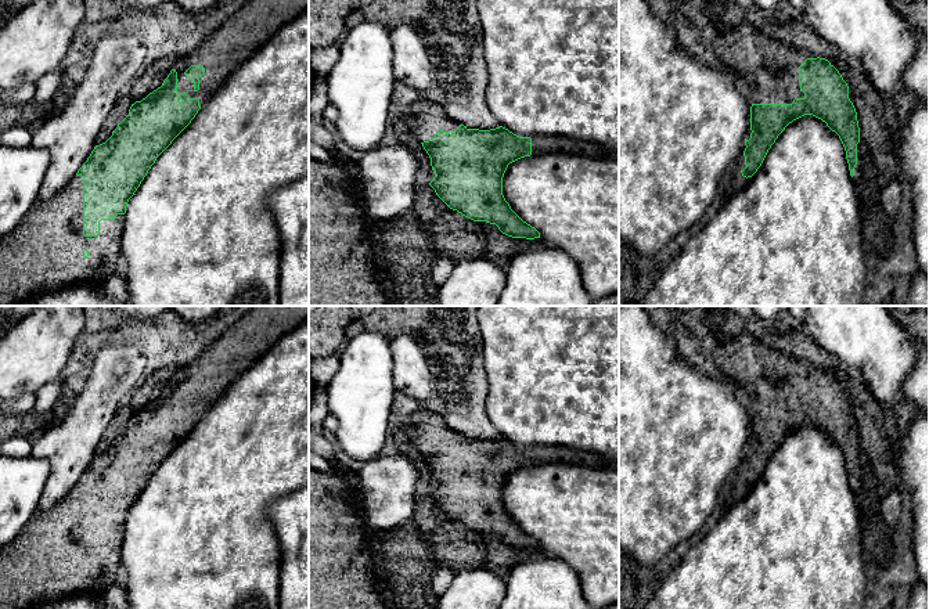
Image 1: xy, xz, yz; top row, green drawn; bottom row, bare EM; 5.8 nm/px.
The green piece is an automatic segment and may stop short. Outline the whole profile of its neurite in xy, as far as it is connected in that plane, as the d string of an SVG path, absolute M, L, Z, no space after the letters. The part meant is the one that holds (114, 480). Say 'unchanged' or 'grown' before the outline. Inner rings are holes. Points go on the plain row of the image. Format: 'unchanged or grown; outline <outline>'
grown; outline M258 306L245 311L222 336L208 346L191 364L177 368L173 379L163 390L162 396L150 403L141 411L132 414L129 425L118 433L112 446L102 454L96 455L87 471L78 480L76 486L53 508L37 512L22 529L22 531L0 547L0 609L29 609L43 602L55 601L57 598L71 595L102 597L108 587L120 576L120 551L125 534L125 523L129 509L134 505L141 491L147 486L156 468L172 454L172 451L191 433L198 421L209 411L209 408L227 392L227 389L252 367L276 342L285 334L294 331L309 317L309 306Z

